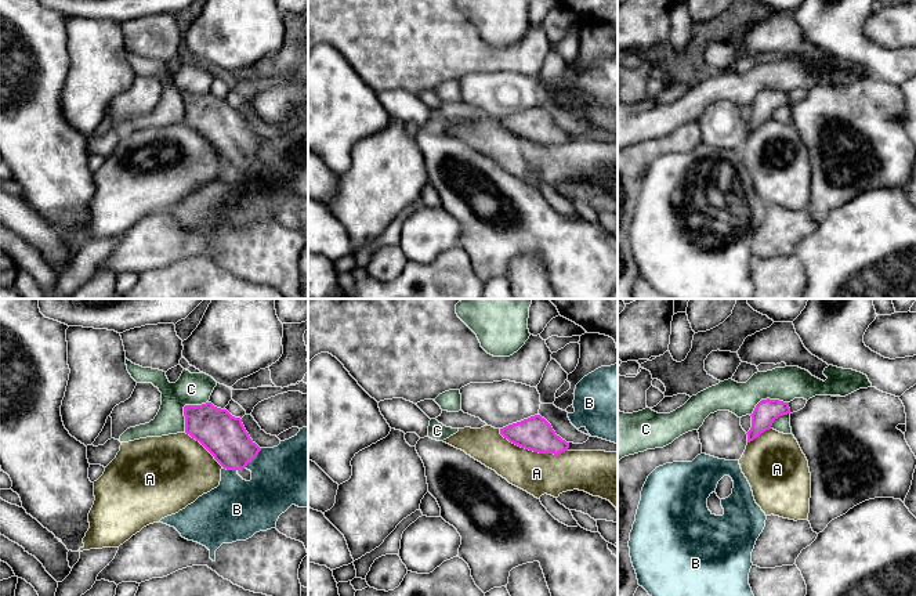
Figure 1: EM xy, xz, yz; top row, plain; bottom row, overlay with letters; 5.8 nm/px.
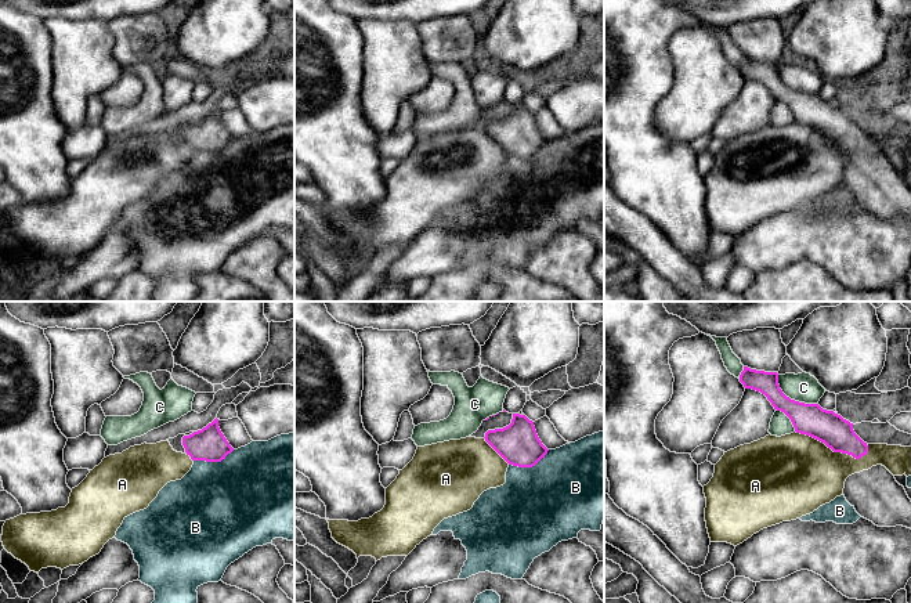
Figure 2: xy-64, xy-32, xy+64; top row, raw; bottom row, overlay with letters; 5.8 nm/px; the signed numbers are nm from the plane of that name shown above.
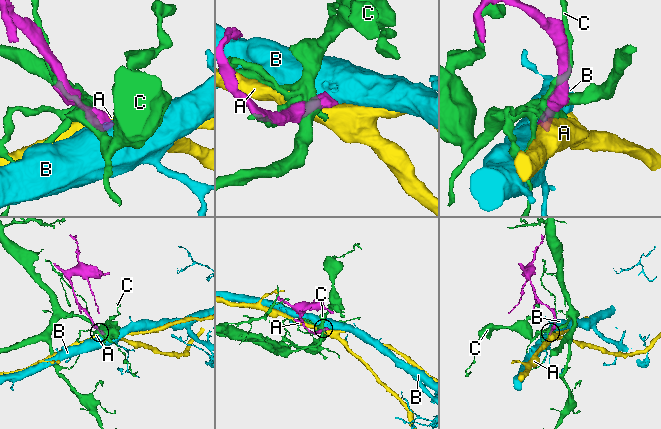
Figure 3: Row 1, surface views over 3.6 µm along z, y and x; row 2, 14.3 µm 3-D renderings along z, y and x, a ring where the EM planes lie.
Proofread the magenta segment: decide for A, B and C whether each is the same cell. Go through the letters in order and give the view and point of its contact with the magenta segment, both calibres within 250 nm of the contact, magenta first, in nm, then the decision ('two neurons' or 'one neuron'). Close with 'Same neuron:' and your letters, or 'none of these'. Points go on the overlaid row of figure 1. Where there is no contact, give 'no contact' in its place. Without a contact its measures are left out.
A: xz (532, 450) | 200/240 nm | two neurons
B: xy (253, 458) | 260/360 nm | two neurons
C: xy (184, 407) | 240/190 nm | two neurons
Same neuron: none of these

